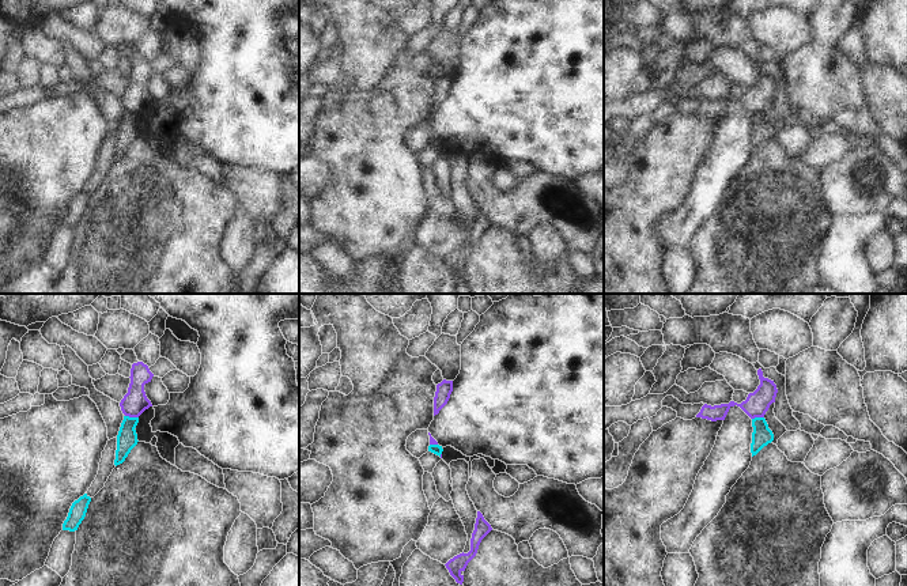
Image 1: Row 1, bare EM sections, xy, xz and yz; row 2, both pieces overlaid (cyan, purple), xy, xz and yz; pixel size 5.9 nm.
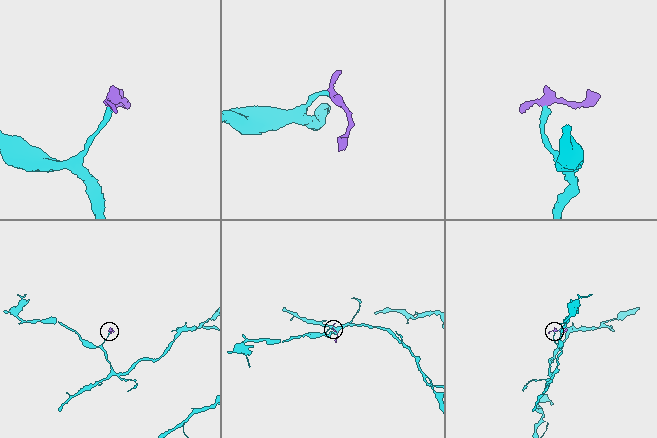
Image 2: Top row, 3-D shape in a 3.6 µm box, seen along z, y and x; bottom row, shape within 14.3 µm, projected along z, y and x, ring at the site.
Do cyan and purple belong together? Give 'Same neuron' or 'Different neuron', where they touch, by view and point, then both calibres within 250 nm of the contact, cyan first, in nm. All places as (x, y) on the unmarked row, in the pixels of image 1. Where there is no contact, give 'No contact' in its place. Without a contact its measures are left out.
Different neuron. Touches cyan at xy (132, 113). Thickness 120 nm (cyan) against 150 nm

